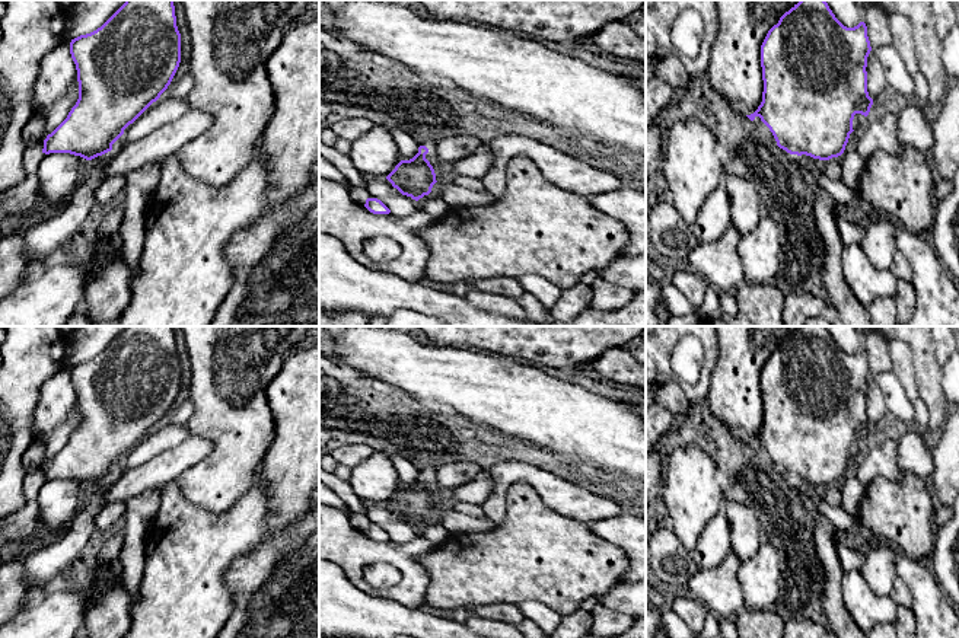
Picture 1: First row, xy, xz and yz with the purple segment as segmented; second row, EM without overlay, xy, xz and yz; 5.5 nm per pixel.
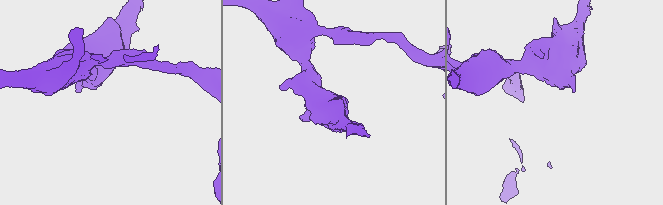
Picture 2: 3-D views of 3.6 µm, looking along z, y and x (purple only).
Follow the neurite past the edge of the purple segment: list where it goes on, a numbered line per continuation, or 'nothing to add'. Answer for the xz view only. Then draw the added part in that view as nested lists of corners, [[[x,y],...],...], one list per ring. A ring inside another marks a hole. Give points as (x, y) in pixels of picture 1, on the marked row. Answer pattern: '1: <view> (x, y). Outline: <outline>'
nothing to add

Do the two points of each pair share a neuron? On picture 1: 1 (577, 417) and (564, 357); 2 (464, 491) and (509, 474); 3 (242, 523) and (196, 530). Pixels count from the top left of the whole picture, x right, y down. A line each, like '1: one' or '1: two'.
1: two
2: two
3: one

